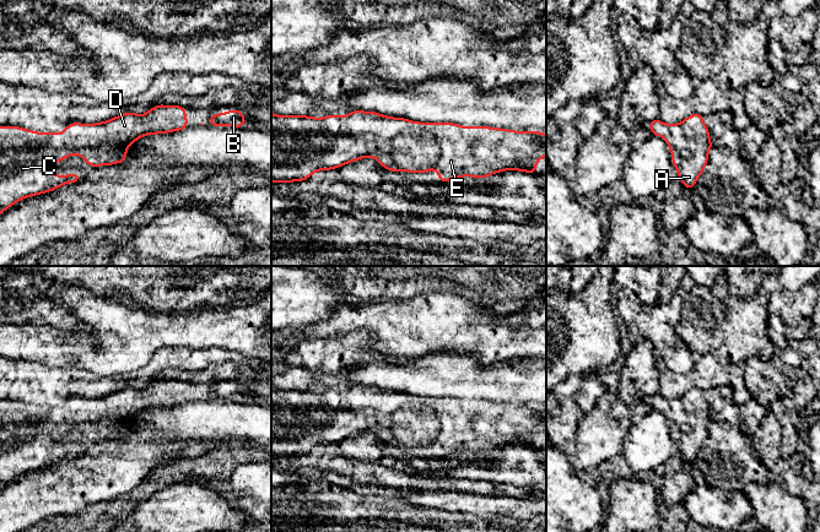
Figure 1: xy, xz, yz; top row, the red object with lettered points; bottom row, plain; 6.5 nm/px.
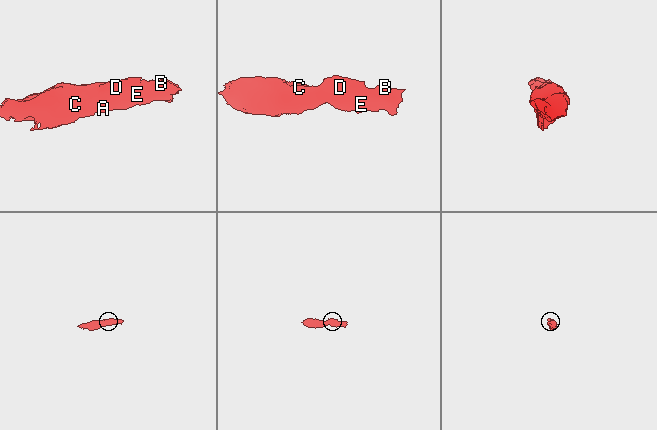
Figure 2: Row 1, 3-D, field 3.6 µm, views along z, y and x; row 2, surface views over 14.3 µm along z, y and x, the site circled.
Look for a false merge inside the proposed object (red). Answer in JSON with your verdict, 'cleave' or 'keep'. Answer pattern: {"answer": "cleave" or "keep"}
{"answer": "keep"}

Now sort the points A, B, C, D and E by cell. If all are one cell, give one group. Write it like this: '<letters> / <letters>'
A B C D E

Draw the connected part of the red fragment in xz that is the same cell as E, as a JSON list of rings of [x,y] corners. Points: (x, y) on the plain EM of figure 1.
[[[363,385],[324,392],[271,387],[271,457],[303,456],[318,445],[331,445],[365,431],[373,431],[388,446],[436,444],[439,457],[463,451],[489,452],[506,445],[535,449],[538,435],[545,430],[546,409],[541,406],[420,397]]]

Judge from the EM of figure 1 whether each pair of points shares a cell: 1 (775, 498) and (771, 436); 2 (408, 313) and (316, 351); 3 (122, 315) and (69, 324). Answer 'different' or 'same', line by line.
1: different
2: different
3: different

